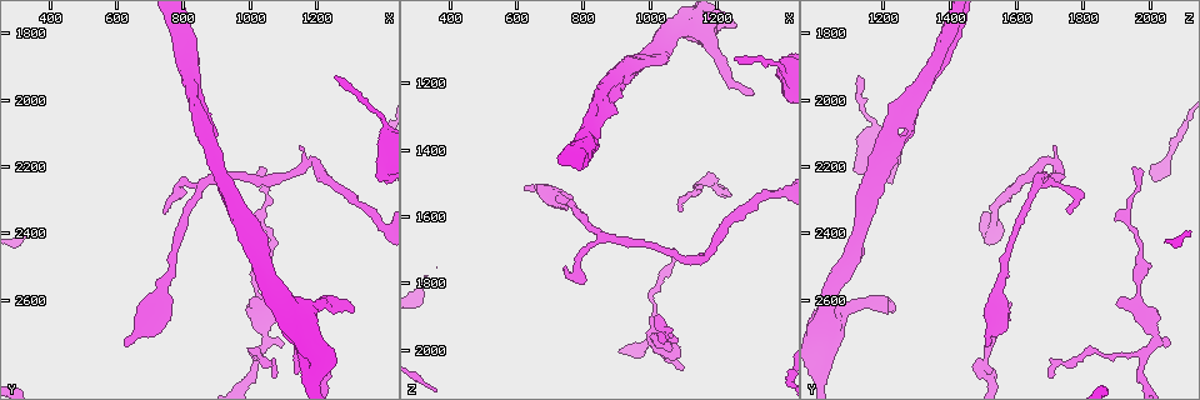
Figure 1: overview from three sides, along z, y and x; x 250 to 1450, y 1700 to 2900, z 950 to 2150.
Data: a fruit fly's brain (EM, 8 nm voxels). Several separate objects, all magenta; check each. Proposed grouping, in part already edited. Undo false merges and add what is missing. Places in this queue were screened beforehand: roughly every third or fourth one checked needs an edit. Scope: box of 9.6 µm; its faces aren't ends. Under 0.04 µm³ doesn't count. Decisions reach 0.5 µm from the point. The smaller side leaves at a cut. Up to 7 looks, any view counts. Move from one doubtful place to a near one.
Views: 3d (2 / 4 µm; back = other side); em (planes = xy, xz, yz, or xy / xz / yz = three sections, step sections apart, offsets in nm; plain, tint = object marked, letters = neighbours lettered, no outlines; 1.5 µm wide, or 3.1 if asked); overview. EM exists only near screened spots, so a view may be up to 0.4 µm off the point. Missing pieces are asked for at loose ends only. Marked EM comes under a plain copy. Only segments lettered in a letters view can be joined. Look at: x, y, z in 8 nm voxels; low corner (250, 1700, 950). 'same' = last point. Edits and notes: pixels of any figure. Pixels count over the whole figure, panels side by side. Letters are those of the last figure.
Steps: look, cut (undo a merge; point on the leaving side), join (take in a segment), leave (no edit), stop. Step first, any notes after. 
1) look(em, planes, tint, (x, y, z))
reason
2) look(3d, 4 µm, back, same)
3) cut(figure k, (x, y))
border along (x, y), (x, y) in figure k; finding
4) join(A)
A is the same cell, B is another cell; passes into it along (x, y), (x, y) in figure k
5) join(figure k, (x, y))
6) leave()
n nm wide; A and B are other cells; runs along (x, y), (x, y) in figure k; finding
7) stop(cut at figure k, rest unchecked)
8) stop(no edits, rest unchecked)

look(em, xy, step 8, letters, (1180, 2180, 1710))
abrupt turn

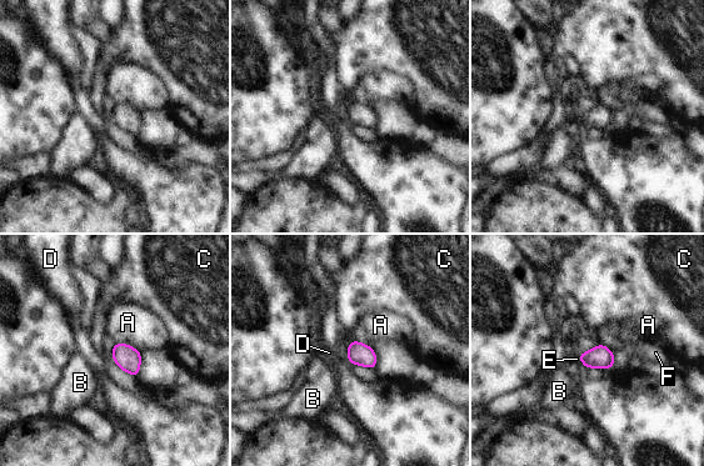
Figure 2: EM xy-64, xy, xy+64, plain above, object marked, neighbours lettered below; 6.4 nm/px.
leave()
A touches over 190 nm; A, B, C, D, E and F are other cells; border along (614, 352), (614, 365), (612, 367) in figure 2; all the same cell

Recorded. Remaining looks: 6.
look(3d, 4 µm, back, (1030, 2200, 1950))
free end

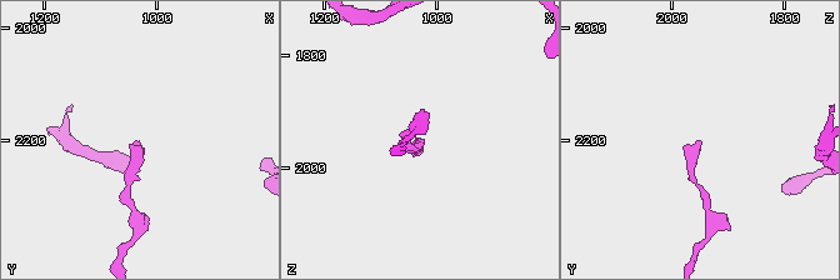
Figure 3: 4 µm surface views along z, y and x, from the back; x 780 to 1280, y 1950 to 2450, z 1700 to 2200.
look(em, planes, letters, (1030, 2195, 1950))
need the tissue

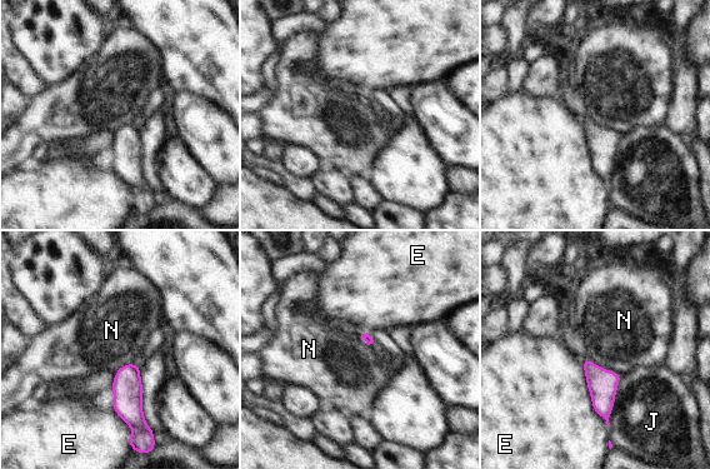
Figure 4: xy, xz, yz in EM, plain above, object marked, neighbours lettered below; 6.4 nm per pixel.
leave()
E, J and N are other cells; border along (586, 358), (621, 377) in figure 4; no lettered segment goes on from it

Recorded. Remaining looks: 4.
look(em, planes, letters, (1070, 2450, 1970))
sudden change in width

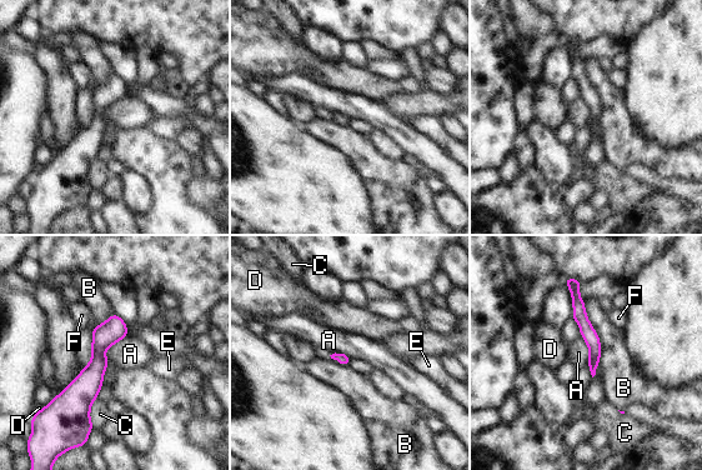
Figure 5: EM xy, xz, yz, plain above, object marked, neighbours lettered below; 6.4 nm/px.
leave()
A, B, C, D, E and F are other cells; border along (126, 335), (104, 353), (108, 364) in figure 5; all the same cell

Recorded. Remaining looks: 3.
stop(no edits, rest unchecked)

